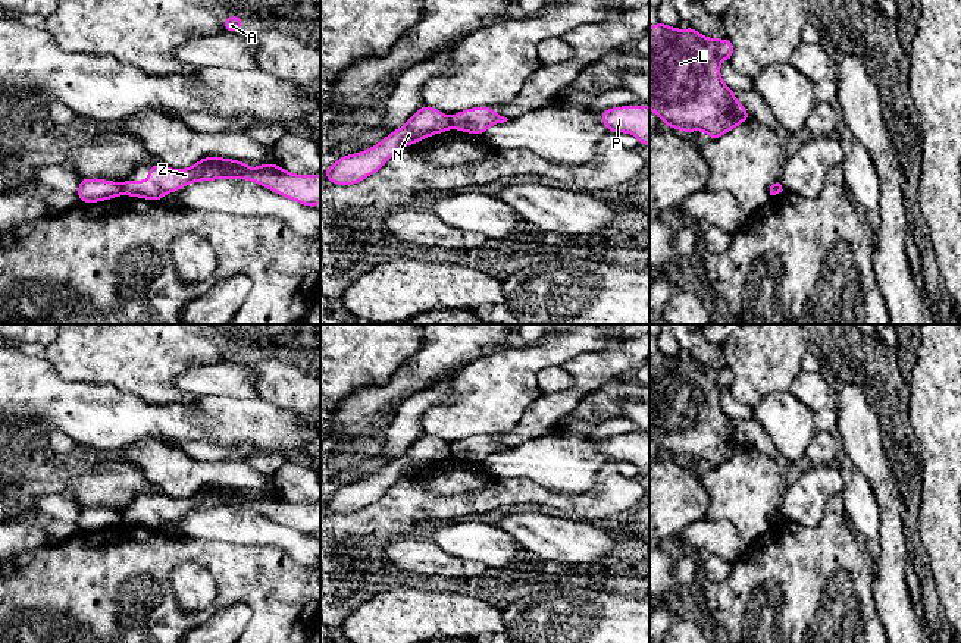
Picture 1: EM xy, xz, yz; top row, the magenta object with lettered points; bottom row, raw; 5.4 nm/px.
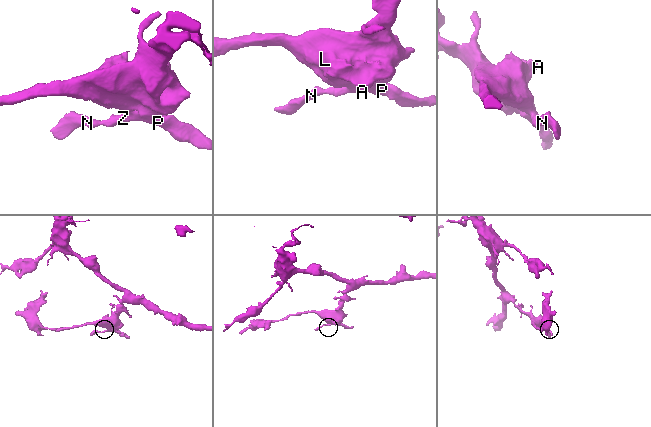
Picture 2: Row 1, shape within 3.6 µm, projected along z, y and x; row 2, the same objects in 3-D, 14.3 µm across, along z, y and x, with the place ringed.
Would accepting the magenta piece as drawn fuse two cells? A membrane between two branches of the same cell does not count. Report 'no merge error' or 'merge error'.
merge error

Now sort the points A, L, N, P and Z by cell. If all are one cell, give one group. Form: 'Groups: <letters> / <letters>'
Groups: A L P Z / N

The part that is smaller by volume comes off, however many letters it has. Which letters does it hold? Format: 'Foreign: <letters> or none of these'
Foreign: N

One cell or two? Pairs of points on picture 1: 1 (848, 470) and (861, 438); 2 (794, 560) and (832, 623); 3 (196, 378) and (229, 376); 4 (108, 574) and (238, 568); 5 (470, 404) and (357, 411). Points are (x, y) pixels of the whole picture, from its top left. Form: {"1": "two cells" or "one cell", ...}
{"1": "two cells", "2": "one cell", "3": "one cell", "4": "one cell", "5": "two cells"}

